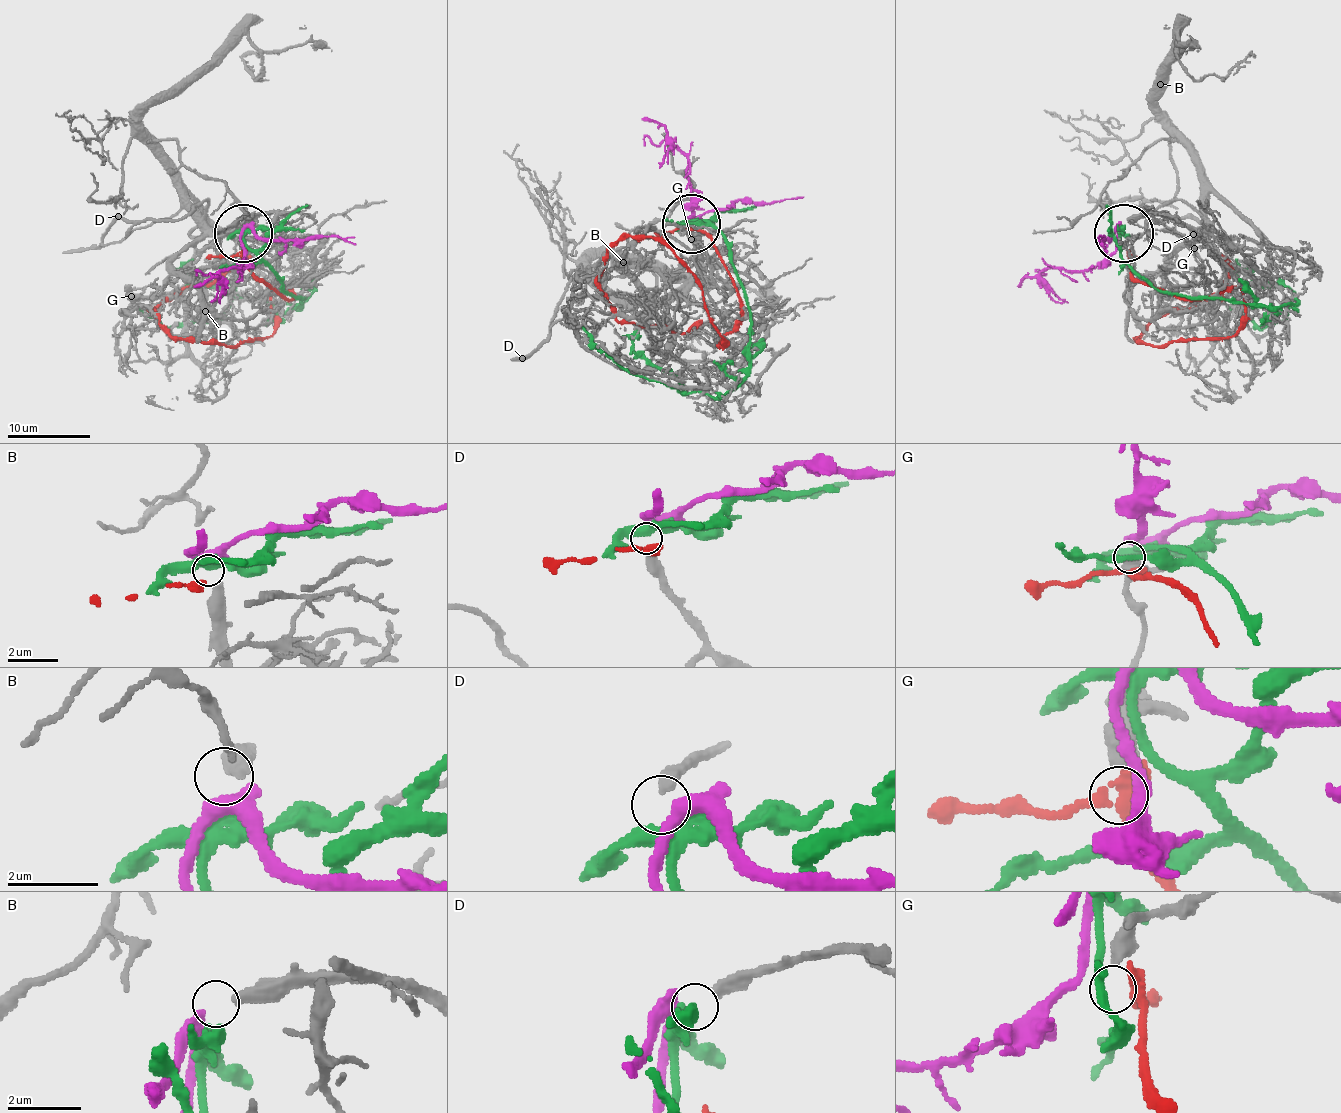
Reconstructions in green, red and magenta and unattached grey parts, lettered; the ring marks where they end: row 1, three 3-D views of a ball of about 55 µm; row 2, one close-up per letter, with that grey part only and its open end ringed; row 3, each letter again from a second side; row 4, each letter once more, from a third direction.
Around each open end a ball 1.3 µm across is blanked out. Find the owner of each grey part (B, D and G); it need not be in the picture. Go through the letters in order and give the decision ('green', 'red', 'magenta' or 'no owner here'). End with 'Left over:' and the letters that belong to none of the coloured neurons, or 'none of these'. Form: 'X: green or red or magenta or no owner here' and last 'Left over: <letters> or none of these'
B: magenta
D: green
G: no owner here
Left over: G

